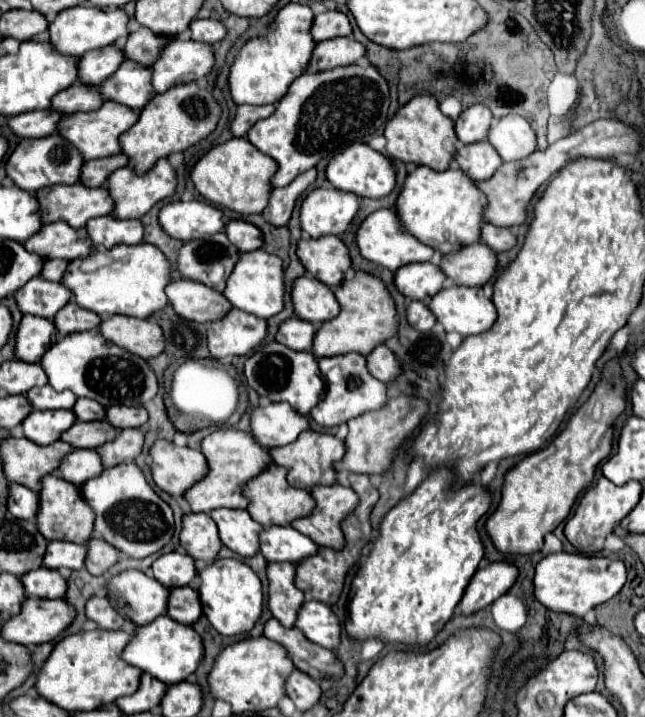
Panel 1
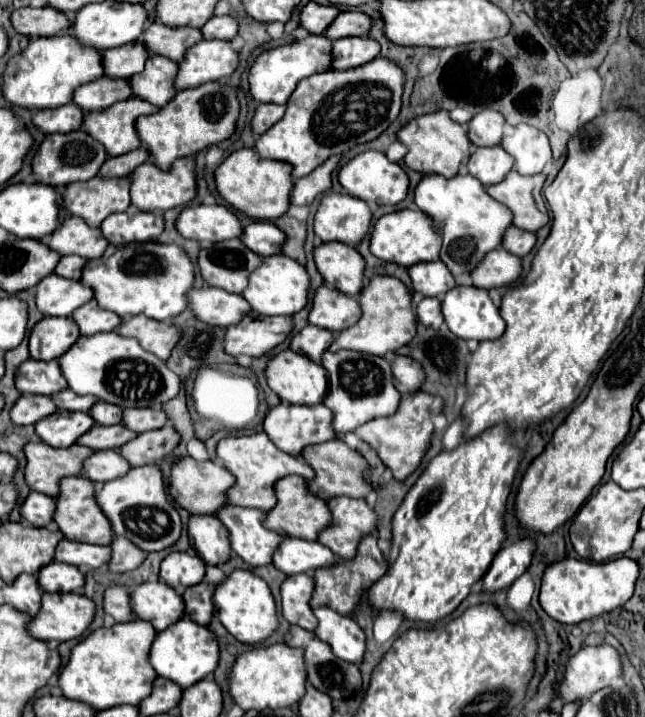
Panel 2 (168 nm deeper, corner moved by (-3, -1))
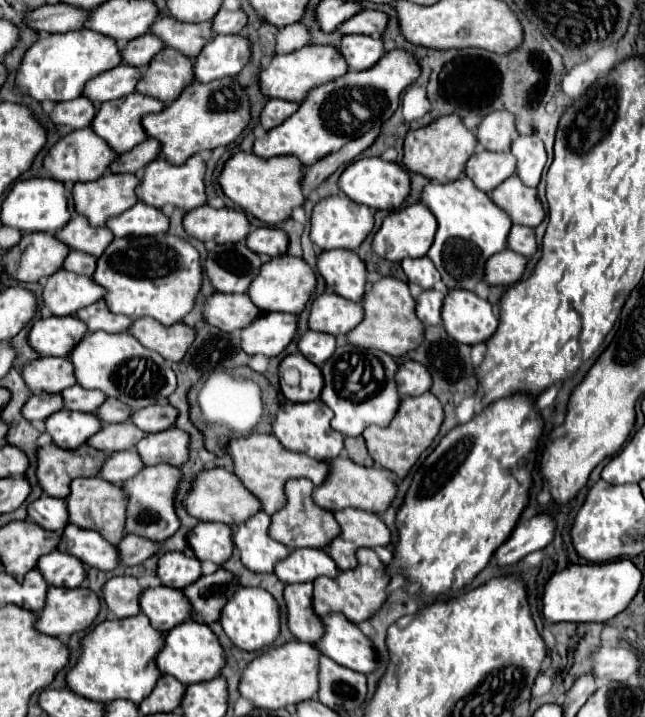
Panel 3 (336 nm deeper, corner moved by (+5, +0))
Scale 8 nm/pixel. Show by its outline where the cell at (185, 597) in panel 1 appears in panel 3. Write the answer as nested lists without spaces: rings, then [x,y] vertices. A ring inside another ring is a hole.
[[[219,568],[217,572],[209,576],[201,576],[197,582],[187,586],[183,594],[193,604],[193,620],[201,624],[213,624],[219,620],[219,614],[223,606],[233,598],[233,594],[239,590],[239,578]]]

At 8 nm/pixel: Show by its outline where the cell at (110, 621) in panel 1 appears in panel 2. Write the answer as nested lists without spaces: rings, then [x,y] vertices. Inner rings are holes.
[[[109,587],[103,595],[103,609],[105,615],[113,617],[117,623],[125,623],[125,621],[133,621],[135,615],[131,611],[129,605],[129,589],[125,587]]]

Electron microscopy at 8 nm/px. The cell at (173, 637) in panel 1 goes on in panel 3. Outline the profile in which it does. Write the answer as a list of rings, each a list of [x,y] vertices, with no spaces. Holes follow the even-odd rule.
[[[187,620],[167,634],[165,648],[157,656],[157,666],[163,674],[171,674],[171,676],[179,678],[179,682],[189,686],[189,684],[213,680],[215,676],[219,676],[221,668],[225,666],[225,654],[223,654],[223,648],[221,648],[217,636],[211,632],[211,628],[207,624]]]

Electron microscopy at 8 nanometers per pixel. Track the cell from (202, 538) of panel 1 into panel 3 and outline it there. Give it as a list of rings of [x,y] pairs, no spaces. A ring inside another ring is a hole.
[[[199,522],[191,534],[189,534],[189,546],[193,548],[195,556],[203,560],[211,560],[215,564],[225,564],[233,550],[233,538],[231,538],[231,528],[225,524],[215,524],[215,522]]]

